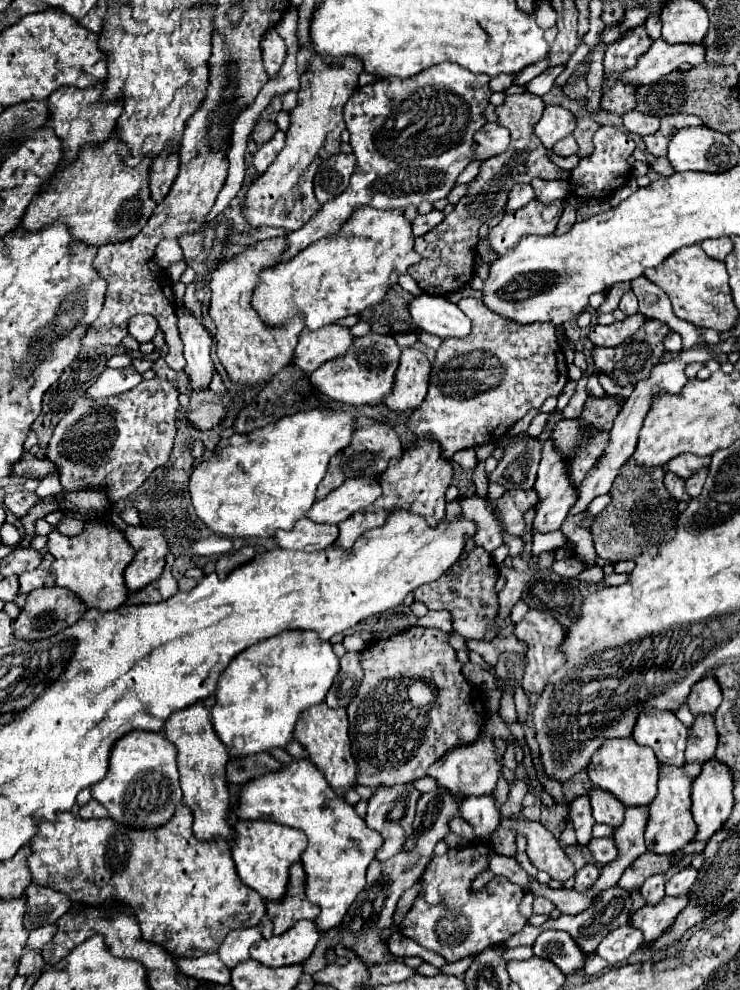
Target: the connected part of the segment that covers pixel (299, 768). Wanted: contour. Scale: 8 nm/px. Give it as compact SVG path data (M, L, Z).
M308 759L286 765L282 773L270 773L248 781L246 787L242 787L236 815L240 819L266 819L282 825L296 825L306 833L308 847L302 853L306 899L320 907L314 925L320 931L338 927L354 903L354 897L362 891L362 885L366 885L366 869L382 845L382 835L370 829L366 821L330 789L322 773Z

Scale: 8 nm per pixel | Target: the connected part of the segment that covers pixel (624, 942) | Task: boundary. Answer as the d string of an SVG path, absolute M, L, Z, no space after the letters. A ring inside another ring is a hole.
M632 925L618 927L610 931L598 945L596 955L606 959L610 965L626 961L640 945L642 945L642 931L634 929Z

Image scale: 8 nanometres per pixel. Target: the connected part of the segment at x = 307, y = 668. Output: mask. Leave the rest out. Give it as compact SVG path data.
M278 633L254 649L246 649L220 673L216 687L216 705L212 707L212 725L232 757L246 757L260 751L286 749L294 739L294 727L302 711L324 701L338 673L338 657L328 641L318 641L314 633Z

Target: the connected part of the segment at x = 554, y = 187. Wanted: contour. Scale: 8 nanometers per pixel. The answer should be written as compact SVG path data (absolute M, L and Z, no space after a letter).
M536 177L536 179L532 179L530 185L532 185L534 191L536 191L536 199L542 201L542 203L552 203L552 201L556 201L556 199L566 199L566 197L570 195L570 185L568 185L568 181L560 181L560 179L558 179L558 181L556 181L556 179L548 181L548 179Z

